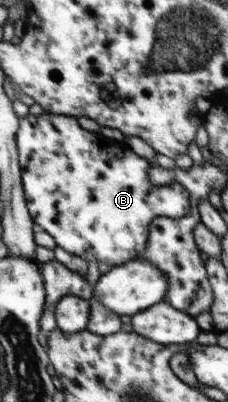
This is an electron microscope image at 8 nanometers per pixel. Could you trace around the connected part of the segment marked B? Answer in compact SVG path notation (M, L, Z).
M43 112L41 115L26 115L20 117L20 125L16 136L17 150L19 153L19 164L21 165L21 178L23 181L23 190L27 201L29 214L32 216L35 225L39 225L49 233L62 249L68 253L84 258L86 262L104 262L108 265L119 266L124 263L136 260L140 252L146 247L149 236L149 225L155 217L184 217L189 212L190 200L189 193L178 182L170 185L158 187L150 181L149 169L151 164L145 158L138 156L135 152L126 147L123 143L116 142L102 133L86 131L82 129L74 117L62 116L61 114L52 114Z

